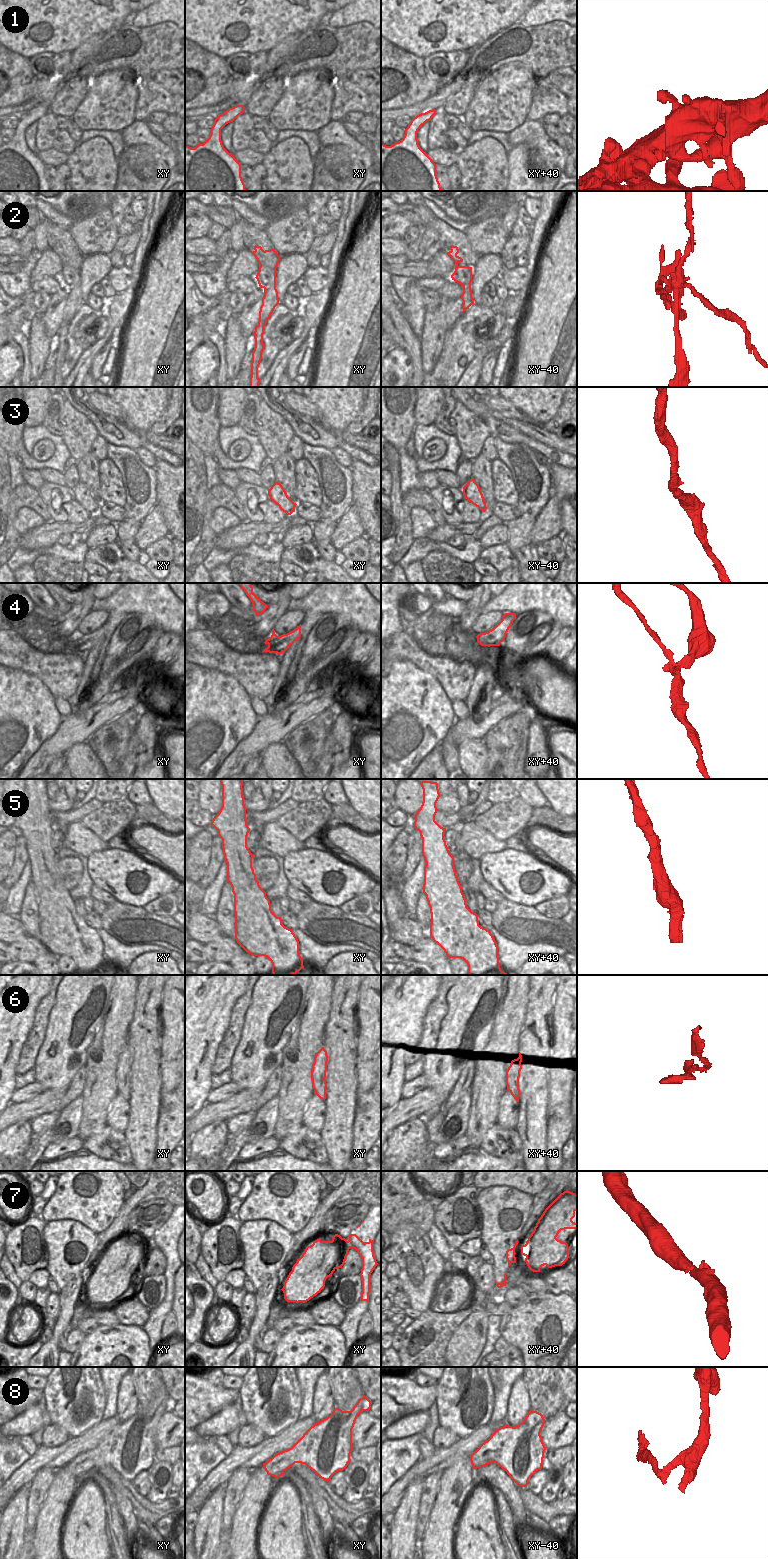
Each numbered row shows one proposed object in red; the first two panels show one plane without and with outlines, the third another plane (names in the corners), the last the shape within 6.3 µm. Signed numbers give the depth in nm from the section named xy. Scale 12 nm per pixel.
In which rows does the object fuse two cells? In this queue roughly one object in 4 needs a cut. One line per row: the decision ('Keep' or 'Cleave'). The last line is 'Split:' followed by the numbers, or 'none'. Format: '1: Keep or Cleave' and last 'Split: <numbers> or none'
1: Keep
2: Cleave
3: Keep
4: Keep
5: Keep
6: Cleave
7: Keep
8: Keep
Split: 2, 6

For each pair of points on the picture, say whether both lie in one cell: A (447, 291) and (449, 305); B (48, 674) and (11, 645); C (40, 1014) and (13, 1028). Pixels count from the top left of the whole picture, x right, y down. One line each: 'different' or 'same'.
A: same
B: same
C: different

